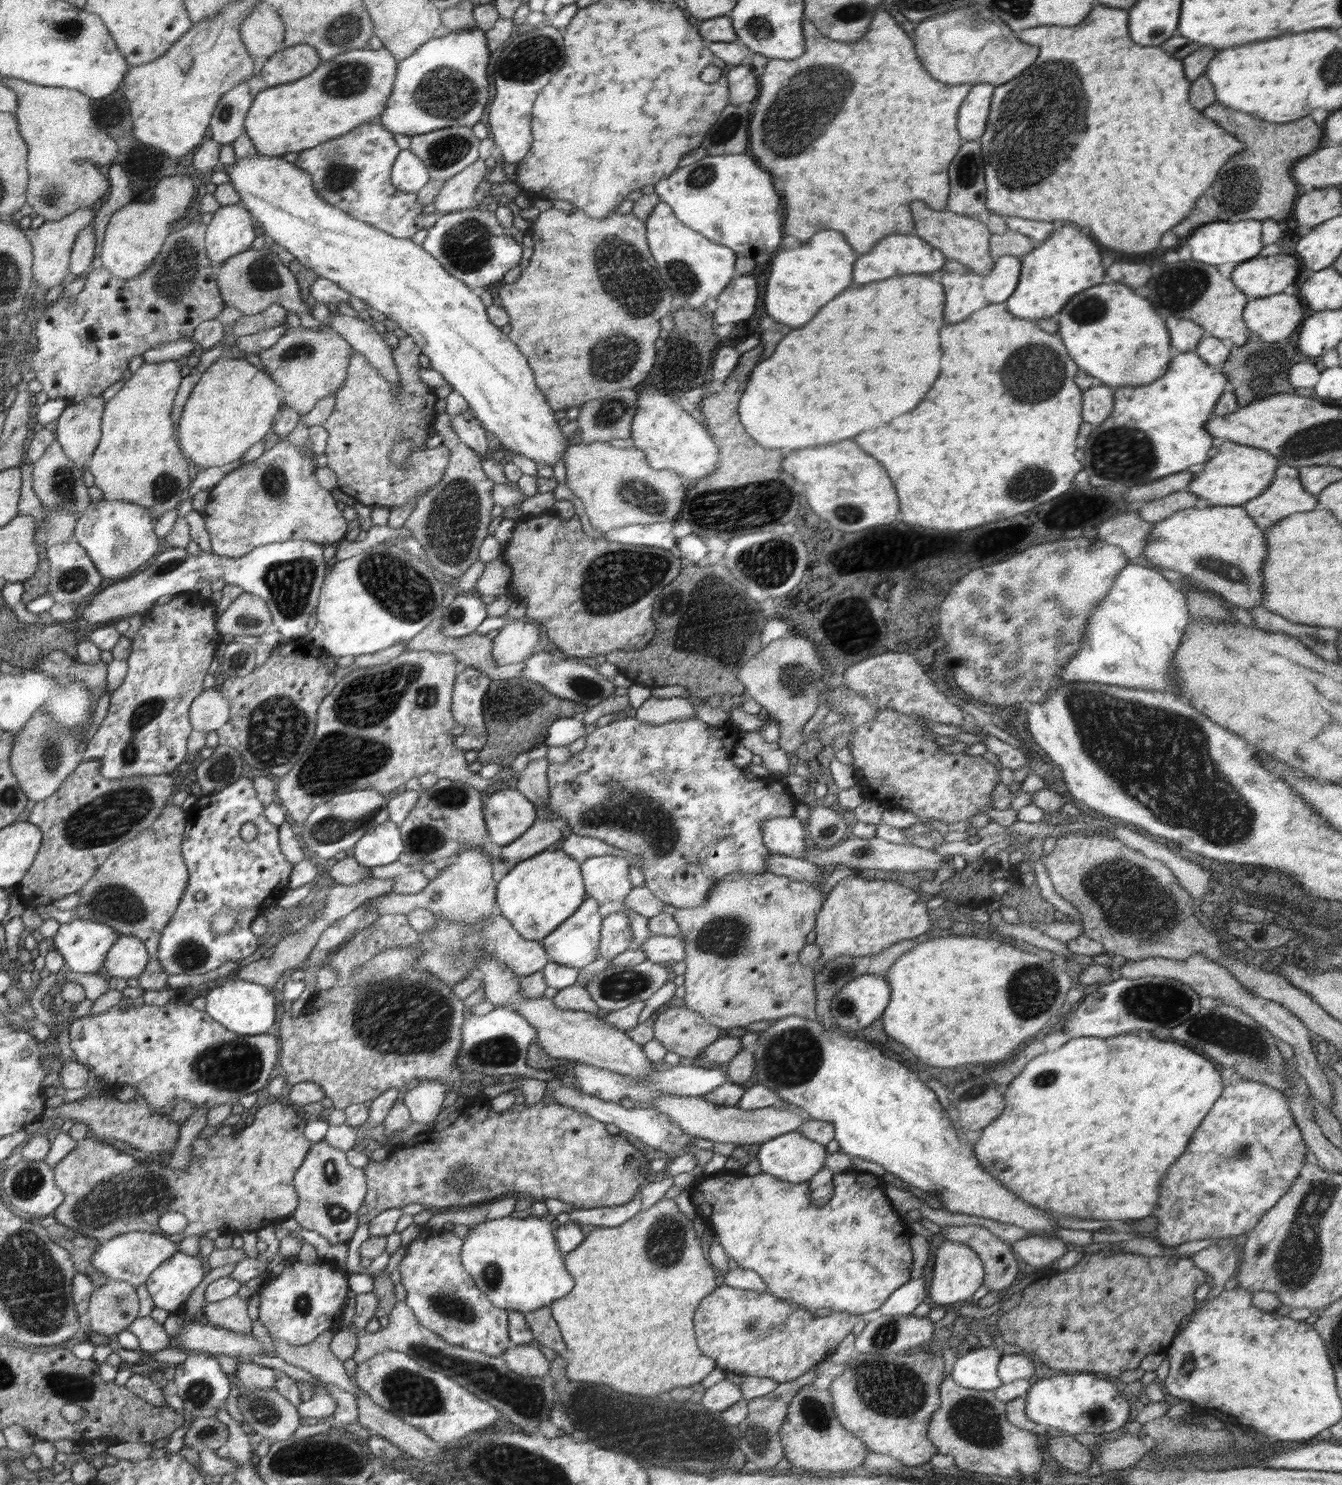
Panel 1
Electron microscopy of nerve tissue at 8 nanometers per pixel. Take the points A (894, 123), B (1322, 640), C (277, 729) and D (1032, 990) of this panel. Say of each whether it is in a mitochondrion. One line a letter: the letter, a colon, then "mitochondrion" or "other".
A: other
B: mitochondrion
C: mitochondrion
D: mitochondrion

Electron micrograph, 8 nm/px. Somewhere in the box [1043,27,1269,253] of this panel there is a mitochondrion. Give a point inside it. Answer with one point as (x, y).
(1238, 189)

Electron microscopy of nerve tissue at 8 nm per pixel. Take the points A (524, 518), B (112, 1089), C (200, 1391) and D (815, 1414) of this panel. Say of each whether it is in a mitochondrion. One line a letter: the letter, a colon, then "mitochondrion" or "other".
A: other
B: other
C: mitochondrion
D: mitochondrion

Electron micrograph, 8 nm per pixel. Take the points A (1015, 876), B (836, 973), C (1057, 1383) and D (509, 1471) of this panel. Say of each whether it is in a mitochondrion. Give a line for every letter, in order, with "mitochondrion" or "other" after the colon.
A: other
B: mitochondrion
C: other
D: mitochondrion

